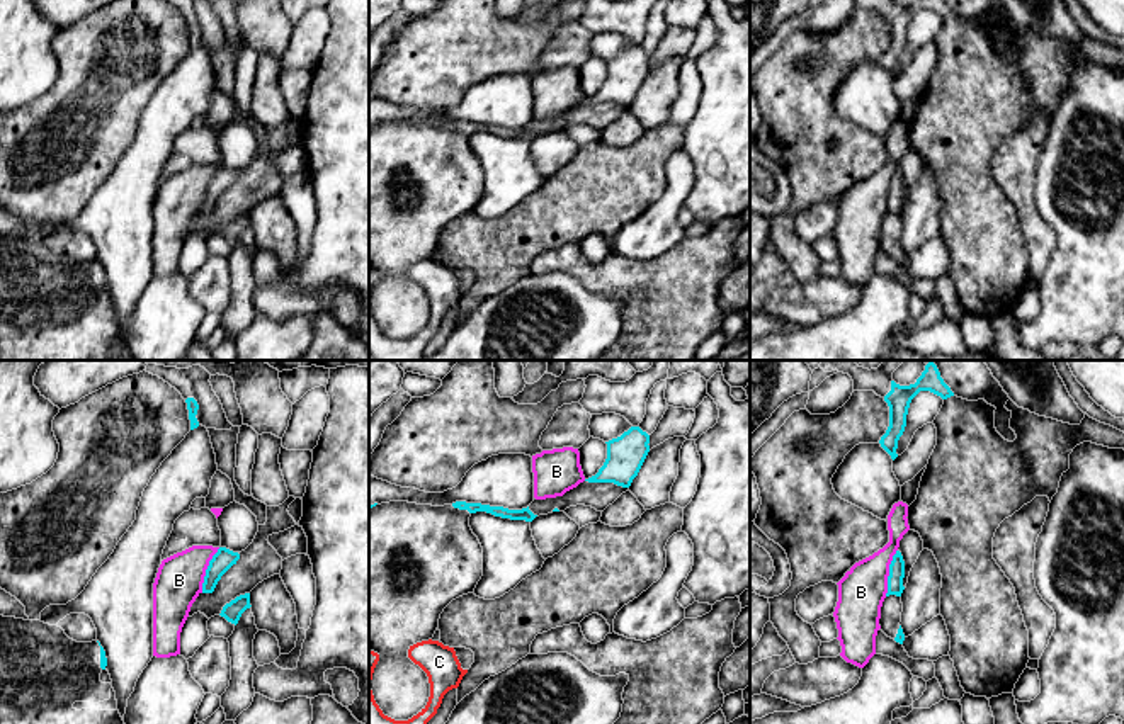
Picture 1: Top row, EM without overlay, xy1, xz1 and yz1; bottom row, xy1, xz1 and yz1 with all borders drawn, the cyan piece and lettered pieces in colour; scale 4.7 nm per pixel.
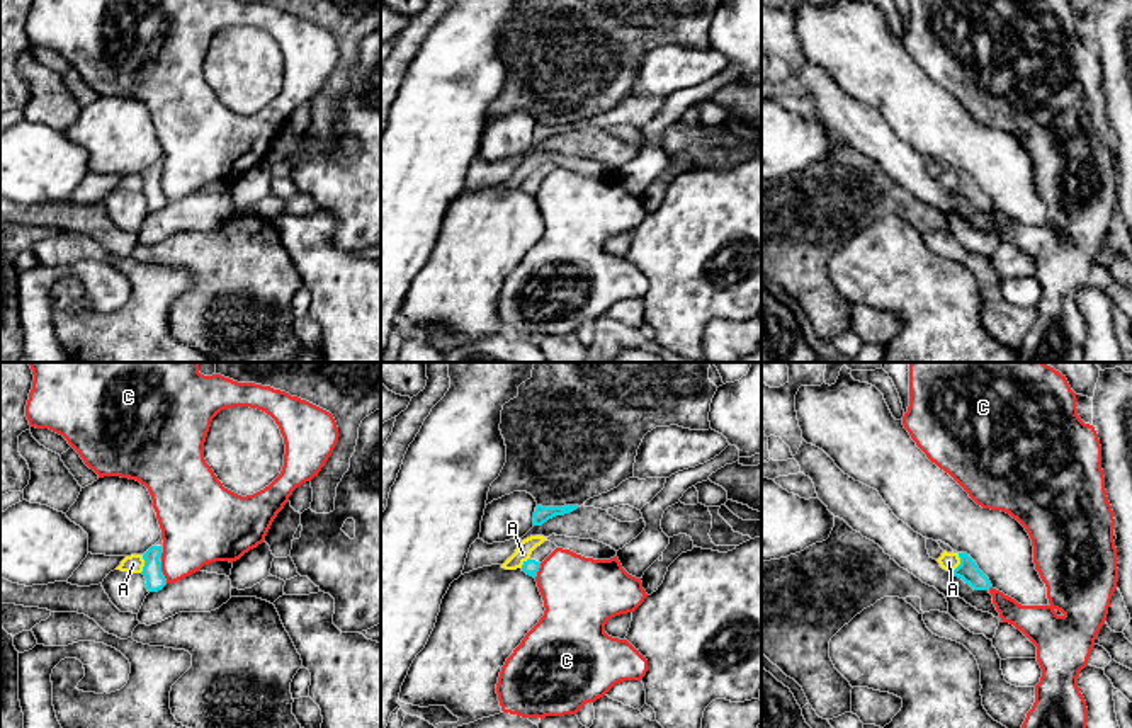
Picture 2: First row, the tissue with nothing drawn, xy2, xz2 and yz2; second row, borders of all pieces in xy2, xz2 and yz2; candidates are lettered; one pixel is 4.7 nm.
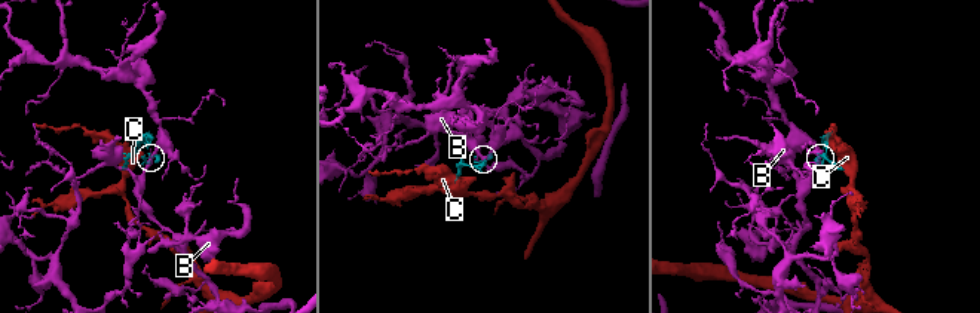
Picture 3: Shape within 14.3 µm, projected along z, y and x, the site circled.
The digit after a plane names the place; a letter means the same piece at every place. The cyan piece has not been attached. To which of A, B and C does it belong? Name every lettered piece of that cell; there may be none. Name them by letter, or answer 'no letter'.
no letter

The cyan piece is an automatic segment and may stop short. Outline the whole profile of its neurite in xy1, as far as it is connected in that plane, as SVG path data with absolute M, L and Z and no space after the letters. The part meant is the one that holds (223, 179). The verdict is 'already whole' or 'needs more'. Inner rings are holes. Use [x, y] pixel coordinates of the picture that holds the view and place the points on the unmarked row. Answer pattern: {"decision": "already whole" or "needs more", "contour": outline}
{"decision": "needs more", "contour": "M289 116L279 126L267 126L267 141L258 144L253 161L245 170L218 168L209 180L202 211L192 223L189 236L201 231L207 238L221 235L228 241L238 243L241 233L252 226L250 211L282 189L282 177L267 158L299 144L287 131L294 119Z"}

